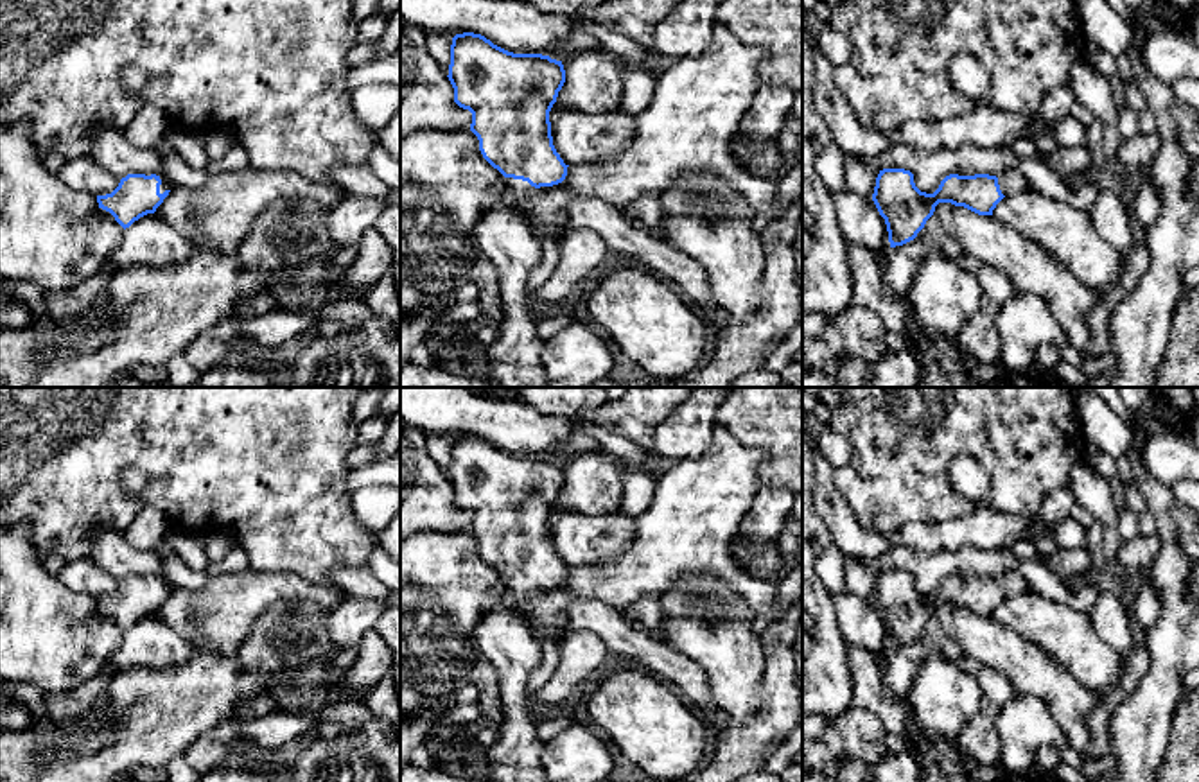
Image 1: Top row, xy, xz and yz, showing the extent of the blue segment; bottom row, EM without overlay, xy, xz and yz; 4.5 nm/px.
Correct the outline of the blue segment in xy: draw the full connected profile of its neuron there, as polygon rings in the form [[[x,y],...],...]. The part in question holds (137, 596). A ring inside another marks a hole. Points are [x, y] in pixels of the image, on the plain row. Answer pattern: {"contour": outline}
{"contour": [[[127,576],[111,595],[97,597],[97,604],[126,631],[140,619],[154,615],[171,590],[167,579]]]}

